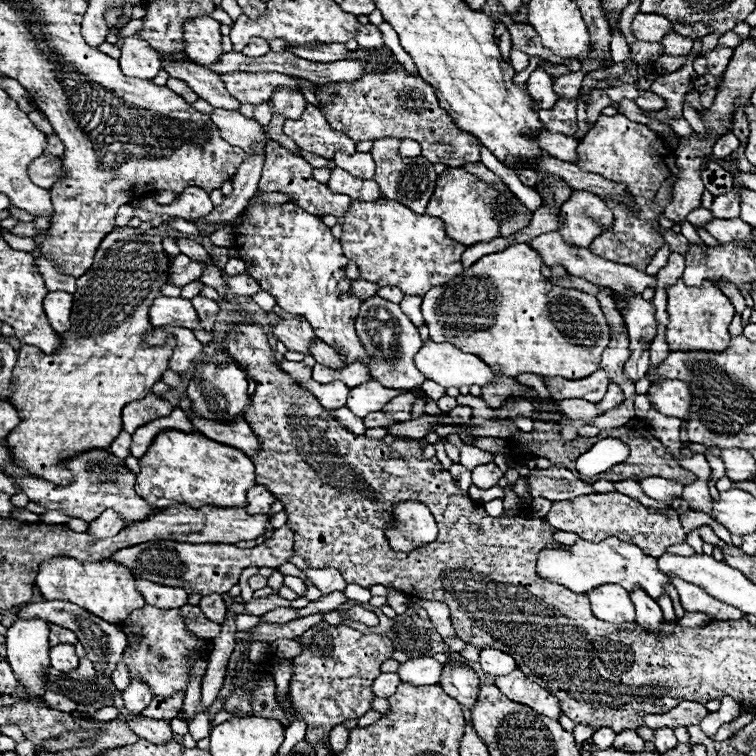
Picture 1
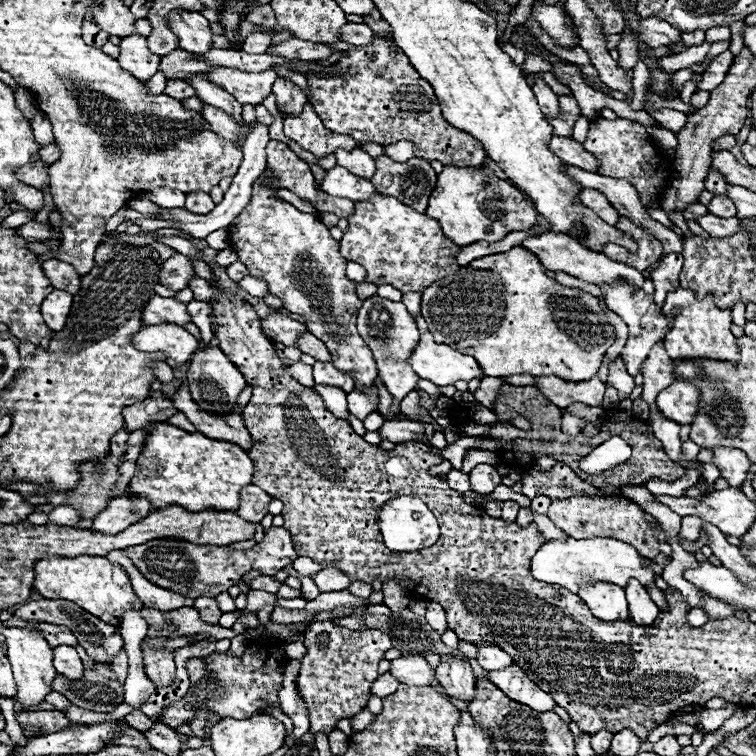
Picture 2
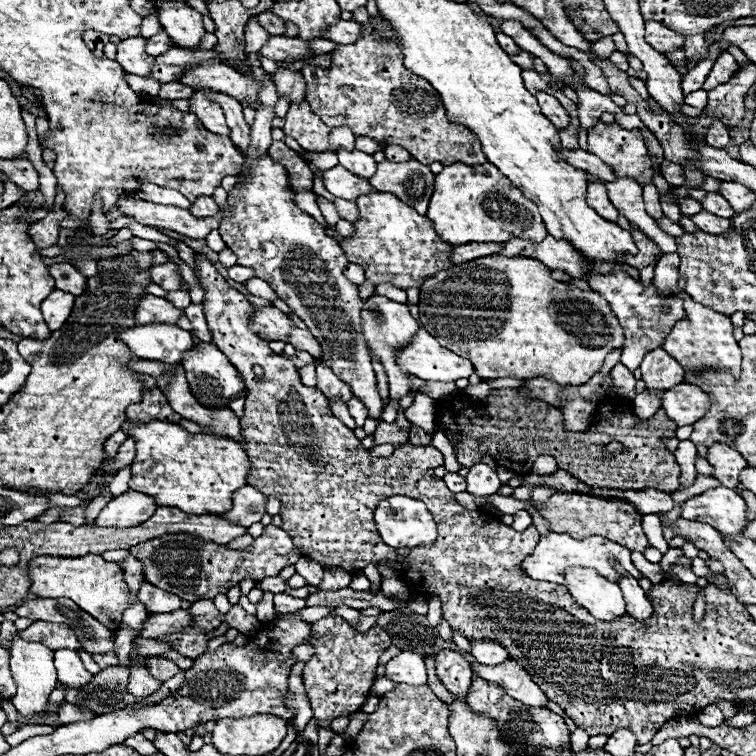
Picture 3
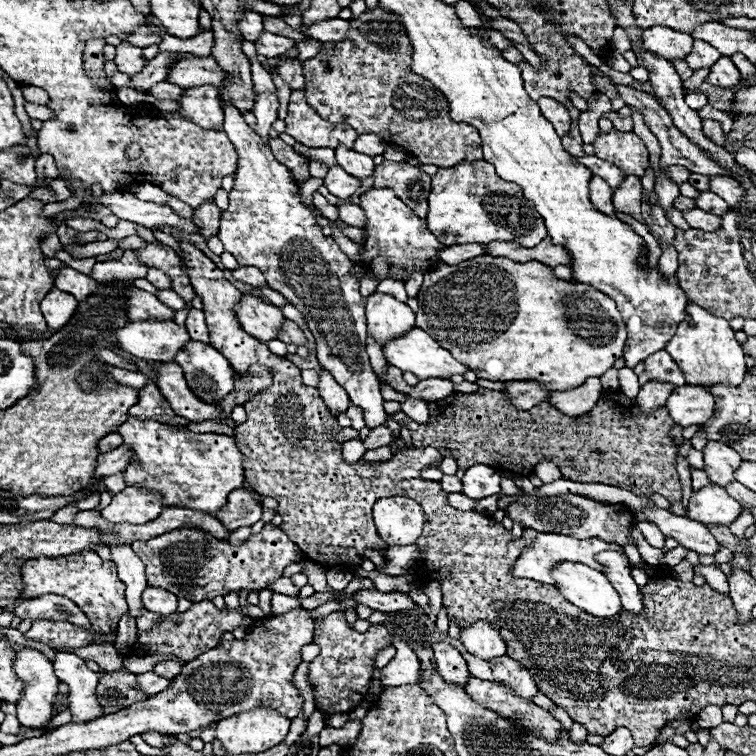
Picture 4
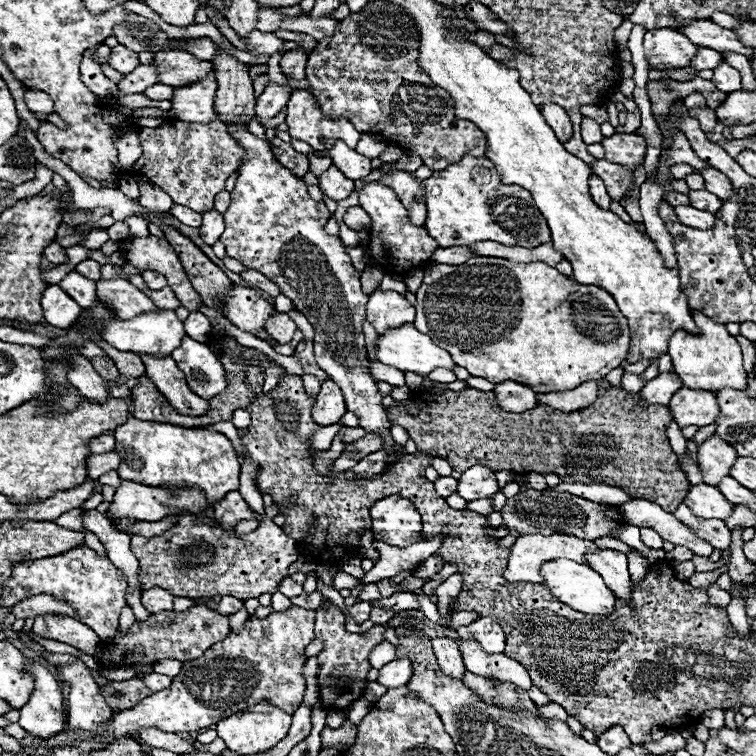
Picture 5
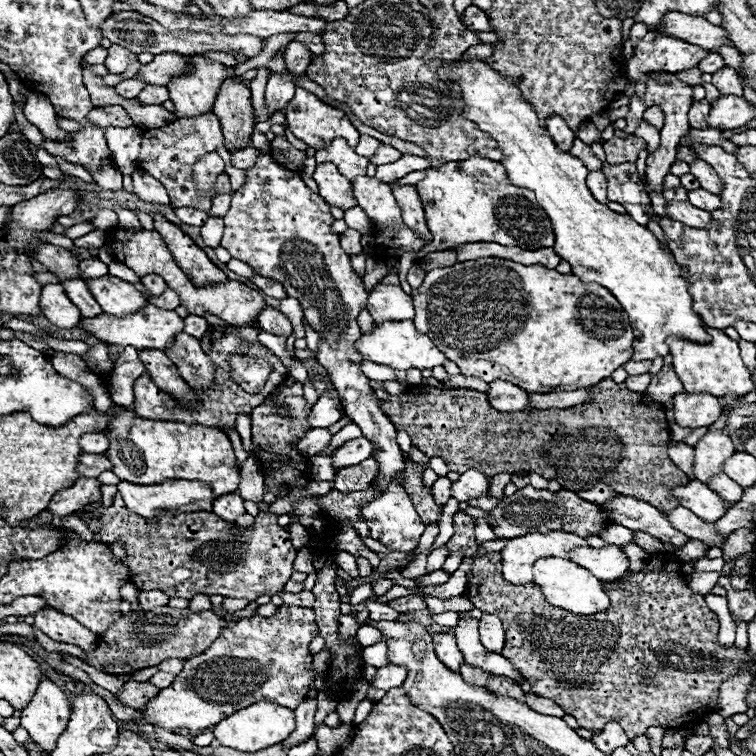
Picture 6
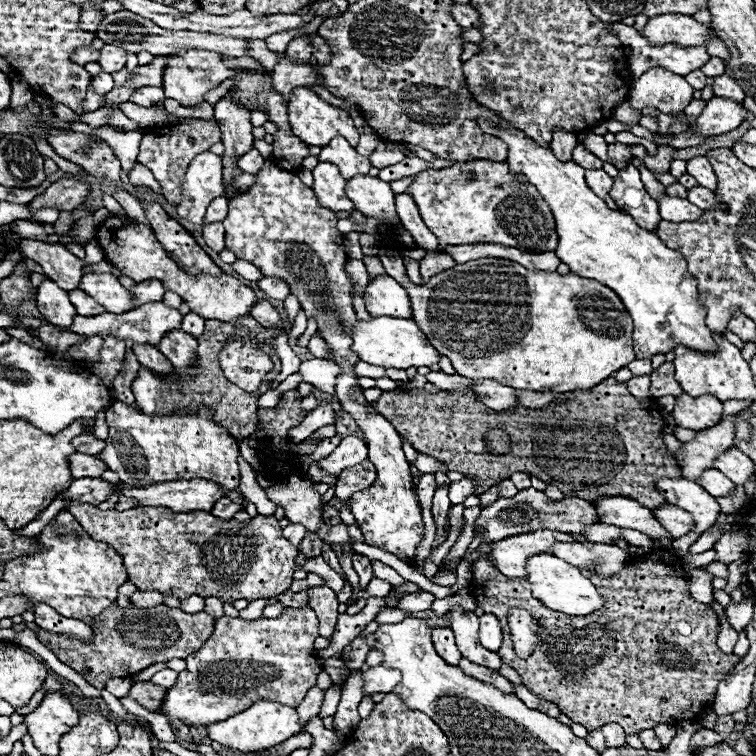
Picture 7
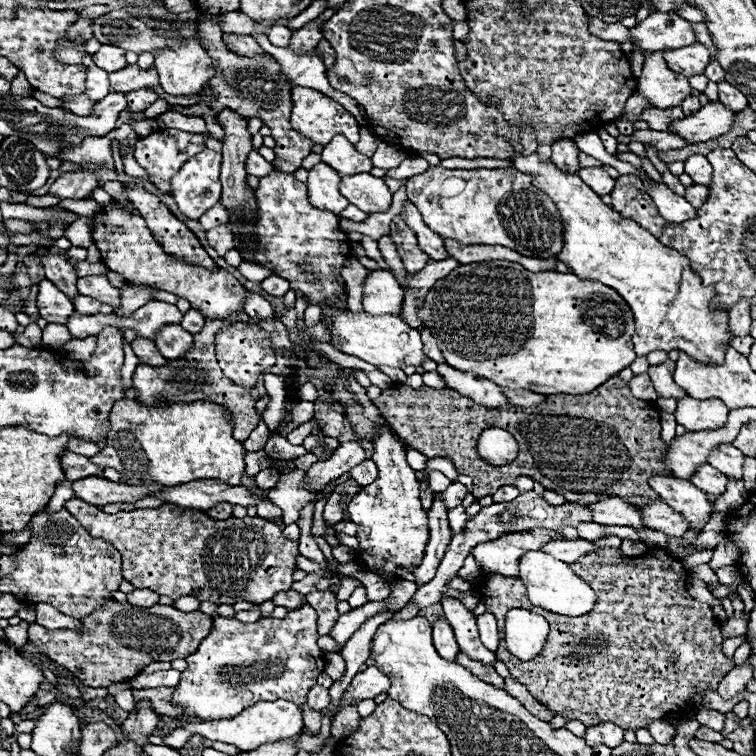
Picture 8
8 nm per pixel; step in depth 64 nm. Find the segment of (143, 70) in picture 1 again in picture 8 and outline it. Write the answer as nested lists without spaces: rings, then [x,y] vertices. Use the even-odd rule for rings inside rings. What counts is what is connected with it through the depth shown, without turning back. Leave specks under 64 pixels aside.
[[[104,44],[94,56],[92,56],[94,64],[100,66],[102,70],[108,70],[108,72],[116,72],[116,70],[122,70],[124,66],[128,66],[126,62],[126,52],[122,48],[116,48],[116,46],[108,46]]]

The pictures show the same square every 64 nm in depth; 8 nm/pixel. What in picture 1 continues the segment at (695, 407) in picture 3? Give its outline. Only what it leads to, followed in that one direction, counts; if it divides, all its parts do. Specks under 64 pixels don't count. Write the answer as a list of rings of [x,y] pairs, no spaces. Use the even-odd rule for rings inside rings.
[[[664,380],[650,388],[652,406],[672,418],[688,420],[692,406],[692,390],[682,380]]]

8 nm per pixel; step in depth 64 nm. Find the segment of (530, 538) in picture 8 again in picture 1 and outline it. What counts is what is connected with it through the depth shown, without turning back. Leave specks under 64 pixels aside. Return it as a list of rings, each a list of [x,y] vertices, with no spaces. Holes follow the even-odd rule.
[[[606,538],[600,542],[576,540],[572,546],[546,546],[536,560],[536,574],[554,584],[562,584],[568,590],[580,594],[588,592],[600,584],[620,584],[626,590],[632,590],[636,584],[648,592],[654,600],[664,594],[664,584],[670,584],[666,574],[658,570],[656,558],[642,554],[640,548],[628,542],[620,542],[618,538]]]

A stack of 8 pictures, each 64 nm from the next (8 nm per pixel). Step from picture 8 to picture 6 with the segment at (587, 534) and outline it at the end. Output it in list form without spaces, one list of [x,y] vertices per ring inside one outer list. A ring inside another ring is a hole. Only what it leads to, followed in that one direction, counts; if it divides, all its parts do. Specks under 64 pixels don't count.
[[[610,524],[610,526],[606,526],[606,528],[600,530],[598,538],[606,540],[608,544],[622,546],[622,544],[630,544],[630,542],[632,542],[632,534],[634,534],[634,532],[628,530],[628,528],[624,528],[624,526],[614,526],[614,524]]]

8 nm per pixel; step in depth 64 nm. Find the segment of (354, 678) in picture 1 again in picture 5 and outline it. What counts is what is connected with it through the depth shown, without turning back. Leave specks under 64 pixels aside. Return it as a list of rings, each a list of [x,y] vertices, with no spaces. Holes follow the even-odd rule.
[[[323,602],[320,608],[316,608],[316,638],[324,640],[324,650],[318,654],[320,660],[320,698],[326,706],[332,710],[338,708],[348,708],[352,702],[362,698],[364,688],[366,688],[366,674],[368,674],[368,654],[370,650],[384,640],[386,628],[376,624],[374,628],[368,630],[368,634],[358,636],[352,632],[344,630],[344,614],[338,606],[331,605],[328,610],[324,610],[327,602]]]

